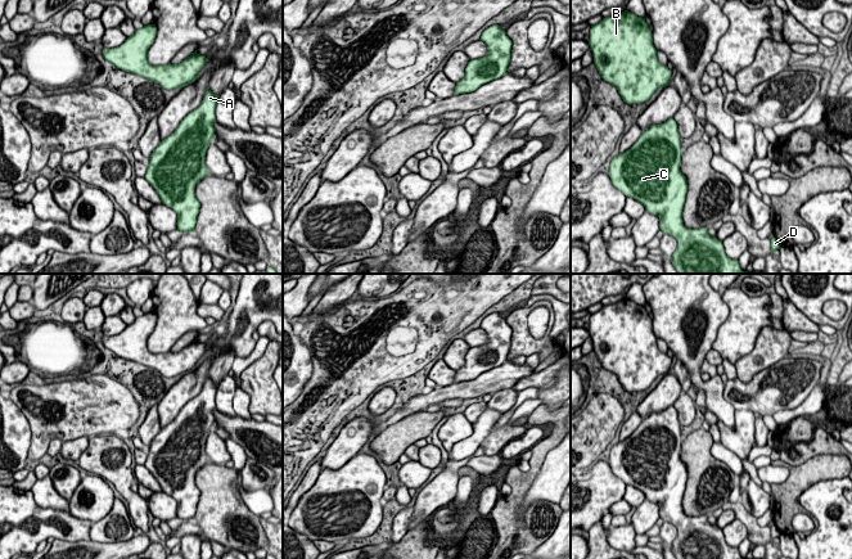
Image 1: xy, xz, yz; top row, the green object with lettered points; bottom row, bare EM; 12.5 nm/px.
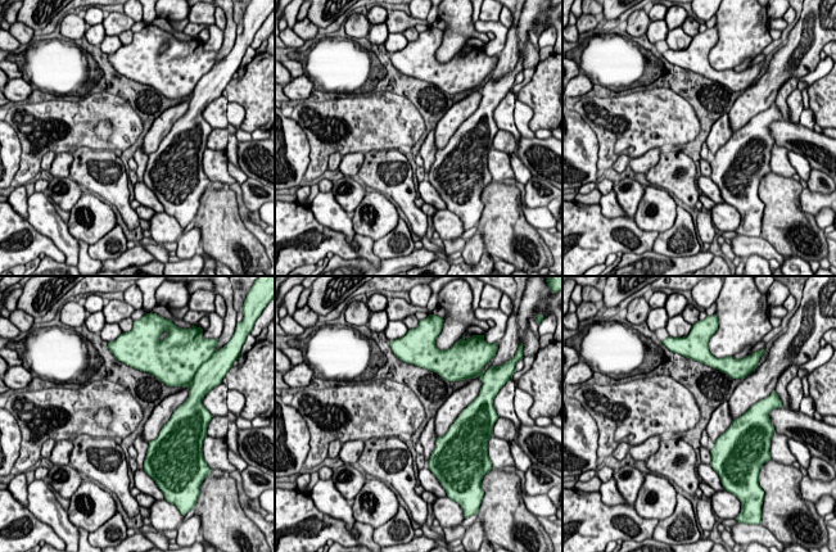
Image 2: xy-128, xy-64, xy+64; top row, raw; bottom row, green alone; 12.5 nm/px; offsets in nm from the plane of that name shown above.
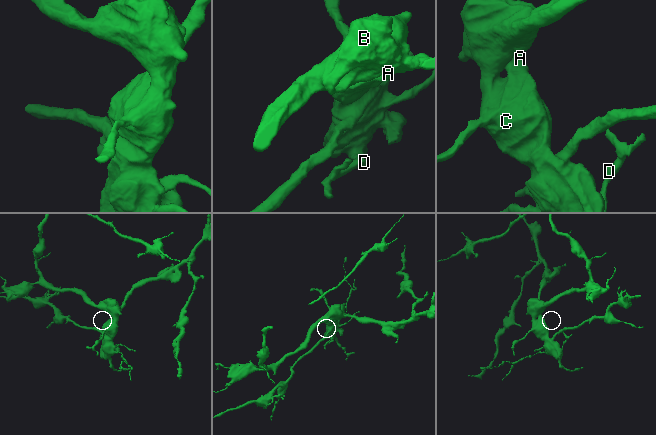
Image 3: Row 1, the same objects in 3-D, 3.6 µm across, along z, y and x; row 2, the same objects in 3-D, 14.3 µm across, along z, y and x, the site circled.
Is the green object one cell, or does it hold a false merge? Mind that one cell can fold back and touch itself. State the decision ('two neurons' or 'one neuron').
one neuron

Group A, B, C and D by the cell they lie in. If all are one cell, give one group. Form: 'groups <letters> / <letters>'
groups A B C D

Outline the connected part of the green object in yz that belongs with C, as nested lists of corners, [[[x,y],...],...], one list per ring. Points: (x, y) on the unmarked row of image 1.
[[[673,406],[662,413],[652,413],[637,429],[610,450],[609,465],[614,475],[626,484],[640,490],[645,499],[659,505],[659,518],[677,529],[671,545],[676,559],[743,559],[738,547],[726,544],[722,528],[708,522],[708,515],[689,517],[682,509],[688,468],[681,460],[681,425]]]

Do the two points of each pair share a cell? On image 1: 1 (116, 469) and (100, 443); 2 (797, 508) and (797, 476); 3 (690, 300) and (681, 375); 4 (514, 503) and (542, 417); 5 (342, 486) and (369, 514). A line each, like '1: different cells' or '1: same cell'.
1: same cell
2: same cell
3: different cells
4: same cell
5: same cell

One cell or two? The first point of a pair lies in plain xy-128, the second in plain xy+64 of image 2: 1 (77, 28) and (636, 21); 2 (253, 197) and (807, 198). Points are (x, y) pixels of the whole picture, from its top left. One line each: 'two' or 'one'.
1: one
2: two

